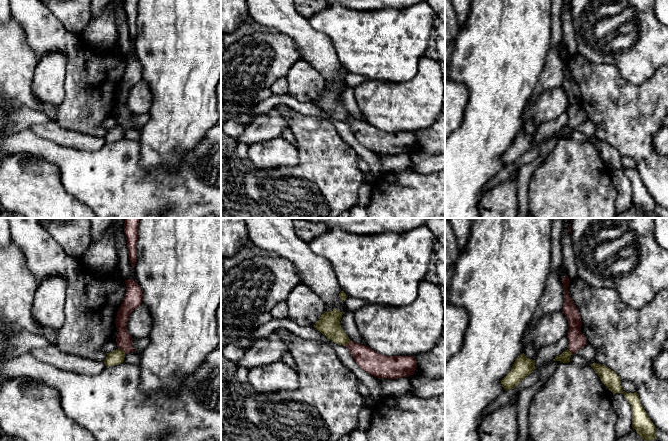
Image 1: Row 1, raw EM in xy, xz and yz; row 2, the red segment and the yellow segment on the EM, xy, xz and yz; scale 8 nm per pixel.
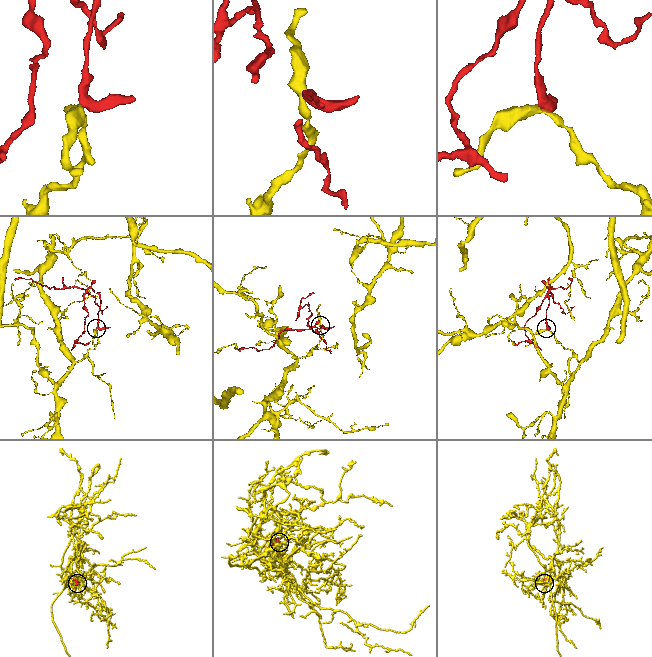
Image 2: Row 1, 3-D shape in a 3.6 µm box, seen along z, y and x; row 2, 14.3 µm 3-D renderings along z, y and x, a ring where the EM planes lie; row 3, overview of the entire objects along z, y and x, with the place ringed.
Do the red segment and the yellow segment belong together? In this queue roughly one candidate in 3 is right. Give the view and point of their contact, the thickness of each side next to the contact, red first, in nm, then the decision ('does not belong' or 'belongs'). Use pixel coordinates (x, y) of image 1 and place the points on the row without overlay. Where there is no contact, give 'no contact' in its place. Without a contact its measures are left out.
meets red in xy at (122, 126); 130 nm thick on the red side, 120 nm on the other; does not belong

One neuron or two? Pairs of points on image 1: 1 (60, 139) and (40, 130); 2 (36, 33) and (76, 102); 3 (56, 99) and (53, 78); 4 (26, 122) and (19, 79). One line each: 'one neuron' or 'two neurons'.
1: one neuron
2: one neuron
3: one neuron
4: two neurons

